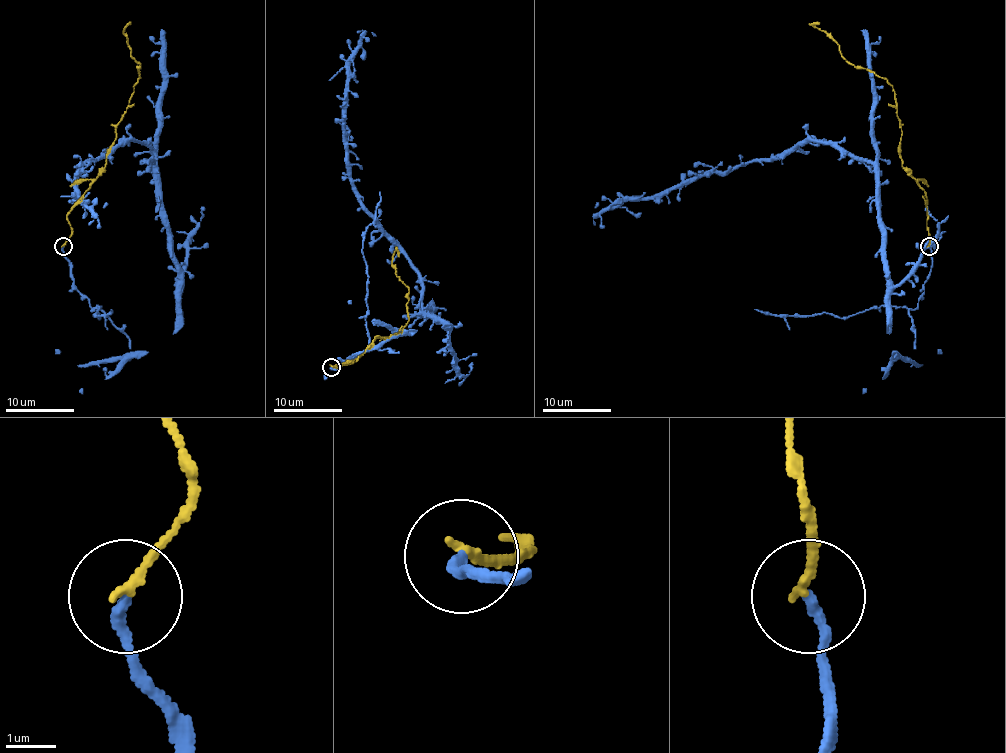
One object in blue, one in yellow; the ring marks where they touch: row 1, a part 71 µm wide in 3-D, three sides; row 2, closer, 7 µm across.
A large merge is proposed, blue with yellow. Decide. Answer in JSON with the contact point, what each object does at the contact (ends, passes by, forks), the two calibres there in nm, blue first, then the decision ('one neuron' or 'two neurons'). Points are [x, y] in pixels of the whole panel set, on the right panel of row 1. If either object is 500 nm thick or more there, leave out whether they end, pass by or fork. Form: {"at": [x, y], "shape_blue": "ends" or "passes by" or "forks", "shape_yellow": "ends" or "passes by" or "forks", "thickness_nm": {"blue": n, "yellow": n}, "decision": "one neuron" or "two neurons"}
{"at": [929, 246], "shape_blue": "ends", "shape_yellow": "ends", "thickness_nm": {"blue": 200, "yellow": 180}, "decision": "two neurons"}

